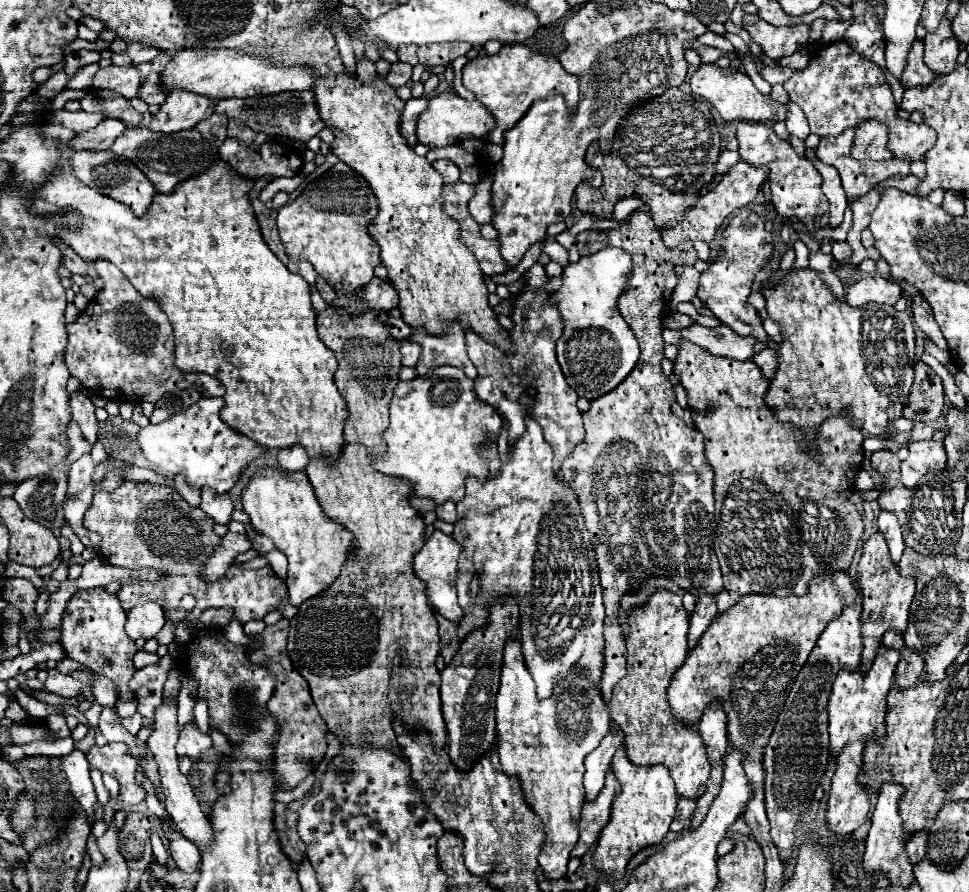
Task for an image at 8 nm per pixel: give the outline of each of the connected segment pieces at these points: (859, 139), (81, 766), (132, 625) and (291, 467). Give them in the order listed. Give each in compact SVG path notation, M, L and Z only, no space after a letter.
M875 120L863 122L855 130L851 156L855 160L891 160L893 154L887 150L887 128Z
M73 750L71 756L61 758L61 772L63 772L65 780L69 782L73 796L81 804L81 808L87 816L87 822L93 826L95 808L97 808L97 794L95 794L89 770L91 770L91 766L89 766L85 754L79 750Z
M141 602L127 612L125 632L129 634L131 640L139 640L139 638L149 640L157 636L163 624L165 624L163 608L157 602Z
M295 446L295 448L281 450L277 454L277 460L279 460L279 464L285 472L295 472L295 470L305 470L305 466L309 462L309 456L301 446Z

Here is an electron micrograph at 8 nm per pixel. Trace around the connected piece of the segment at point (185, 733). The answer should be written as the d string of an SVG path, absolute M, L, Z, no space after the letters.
M195 720L187 722L187 724L183 726L183 730L181 730L181 734L179 734L177 752L183 752L183 754L187 754L193 762L197 762L197 760L199 760L197 754L199 754L201 750L209 750L209 748L211 748L211 736L209 736L209 734L203 734L203 732L197 728Z

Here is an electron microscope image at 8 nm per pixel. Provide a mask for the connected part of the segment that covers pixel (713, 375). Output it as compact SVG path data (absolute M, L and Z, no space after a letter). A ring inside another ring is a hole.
M681 342L681 350L675 360L675 376L679 376L679 382L689 392L689 406L697 410L693 412L693 422L695 428L705 436L705 458L715 470L715 554L721 564L725 590L735 598L745 596L747 592L763 592L773 596L803 594L807 592L815 574L837 570L847 572L863 536L863 518L849 500L851 492L855 490L855 476L863 464L863 432L851 428L851 420L845 416L831 416L821 426L821 458L811 460L799 448L795 432L789 426L781 426L773 412L763 410L769 380L761 374L755 362L719 358L691 342ZM711 402L715 404L715 410L705 414L705 408ZM809 470L823 474L813 474L813 478L807 478Z

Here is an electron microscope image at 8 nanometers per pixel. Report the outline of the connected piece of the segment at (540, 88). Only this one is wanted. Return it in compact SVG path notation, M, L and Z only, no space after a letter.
M505 44L495 56L479 56L465 64L463 86L475 94L475 98L489 108L497 120L497 128L489 134L487 142L503 144L503 132L513 128L531 104L539 98L561 94L567 110L573 114L579 102L579 82L575 74L567 74L555 56L539 54L529 50L525 44Z

